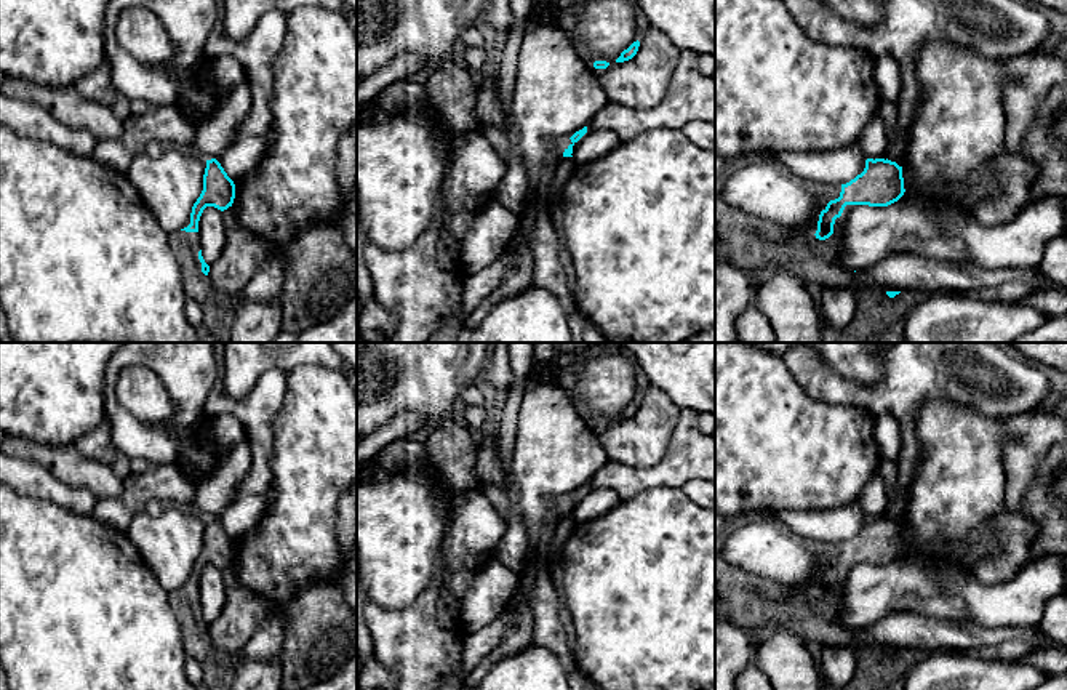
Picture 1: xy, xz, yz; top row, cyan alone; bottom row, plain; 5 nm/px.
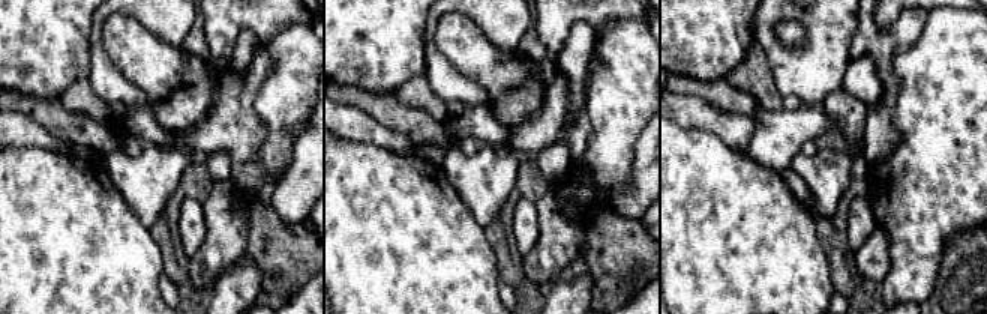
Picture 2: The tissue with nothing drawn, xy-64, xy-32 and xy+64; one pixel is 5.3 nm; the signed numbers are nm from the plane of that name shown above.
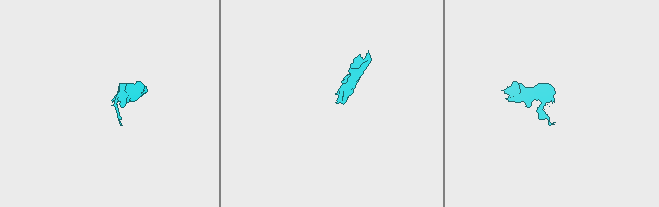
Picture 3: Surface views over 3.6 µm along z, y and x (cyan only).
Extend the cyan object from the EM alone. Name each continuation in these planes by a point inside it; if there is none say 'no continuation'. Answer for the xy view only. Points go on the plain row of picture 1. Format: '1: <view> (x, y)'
1: xy (184, 604)

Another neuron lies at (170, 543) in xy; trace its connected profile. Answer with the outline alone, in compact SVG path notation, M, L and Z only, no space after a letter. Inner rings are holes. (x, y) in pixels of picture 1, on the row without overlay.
M168 504L158 517L136 514L126 535L170 594L190 583L192 565L203 549L205 527L203 514Z

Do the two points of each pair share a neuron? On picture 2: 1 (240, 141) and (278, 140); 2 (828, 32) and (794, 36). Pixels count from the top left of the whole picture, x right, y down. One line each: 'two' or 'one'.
1: two
2: two

